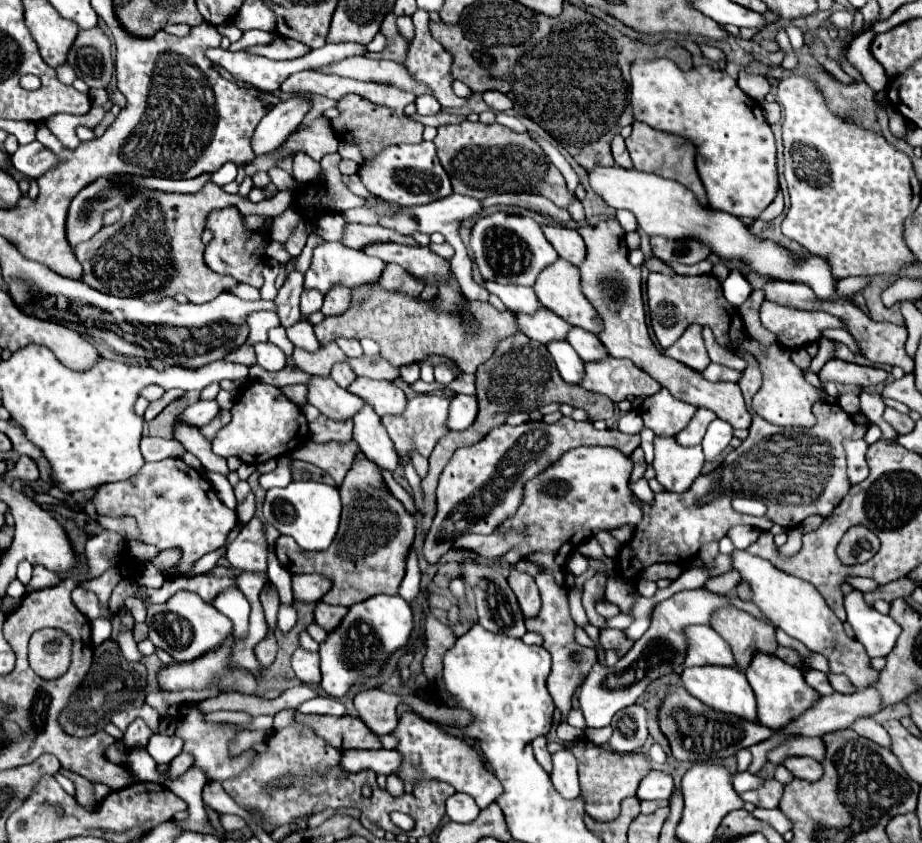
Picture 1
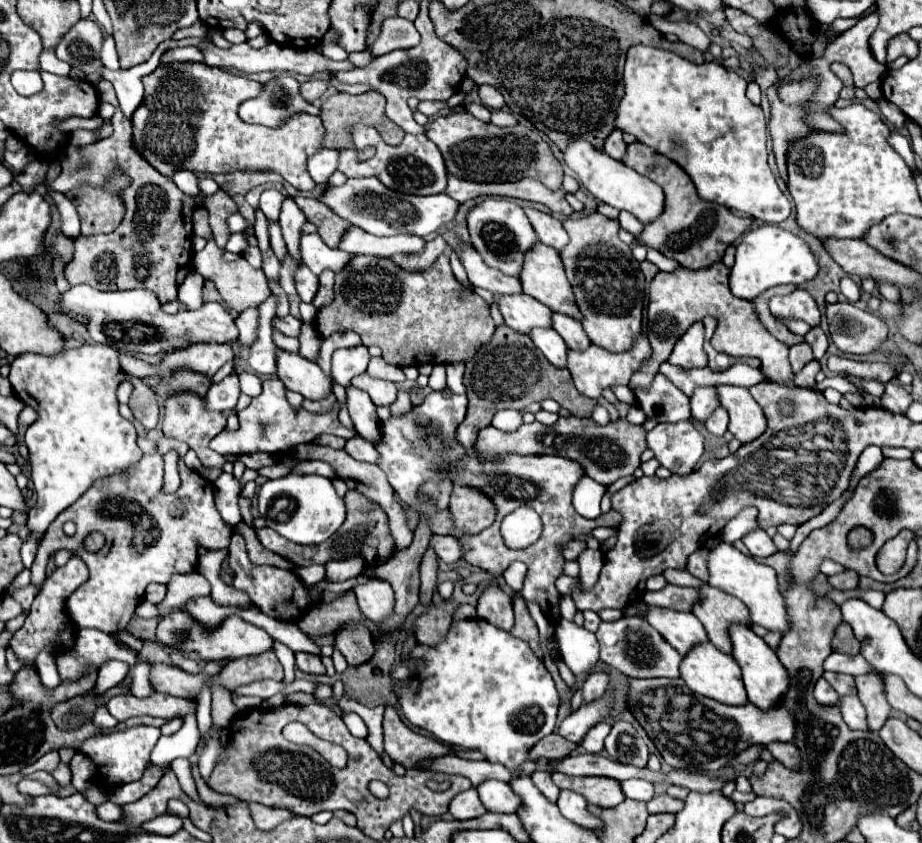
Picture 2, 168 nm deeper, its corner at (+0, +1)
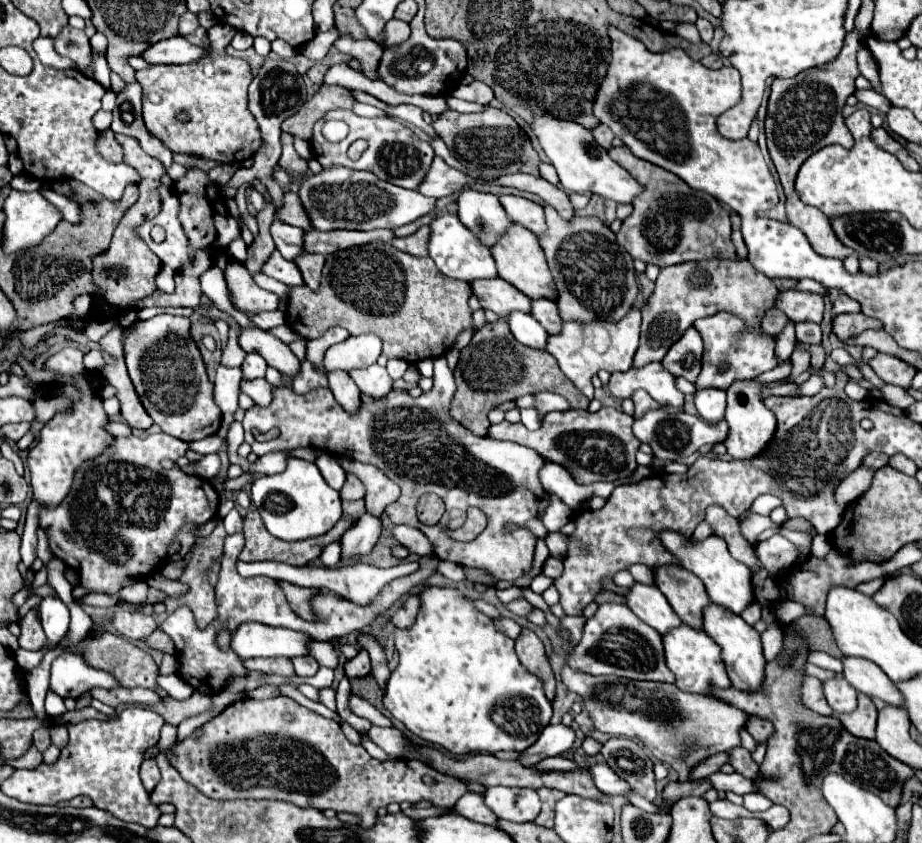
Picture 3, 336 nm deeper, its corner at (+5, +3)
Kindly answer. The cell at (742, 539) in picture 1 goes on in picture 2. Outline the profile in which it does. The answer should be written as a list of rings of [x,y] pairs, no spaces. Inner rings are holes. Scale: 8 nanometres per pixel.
[[[763,529],[749,531],[747,535],[743,535],[741,541],[747,545],[751,555],[755,555],[755,557],[767,557],[767,555],[773,555],[777,551],[771,537]]]

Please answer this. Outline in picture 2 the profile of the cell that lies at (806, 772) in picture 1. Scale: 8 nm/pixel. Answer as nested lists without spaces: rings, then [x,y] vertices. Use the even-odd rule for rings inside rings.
[[[769,743],[767,749],[771,751],[771,755],[777,761],[787,765],[787,769],[801,769],[803,767],[803,761],[799,757],[799,749],[795,749],[793,743]]]

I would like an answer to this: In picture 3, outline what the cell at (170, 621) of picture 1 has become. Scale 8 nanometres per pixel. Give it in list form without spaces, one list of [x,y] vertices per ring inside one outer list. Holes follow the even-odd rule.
[[[244,623],[236,629],[232,649],[240,659],[250,657],[300,657],[310,655],[308,645],[314,639],[302,631],[268,627],[262,623]]]

